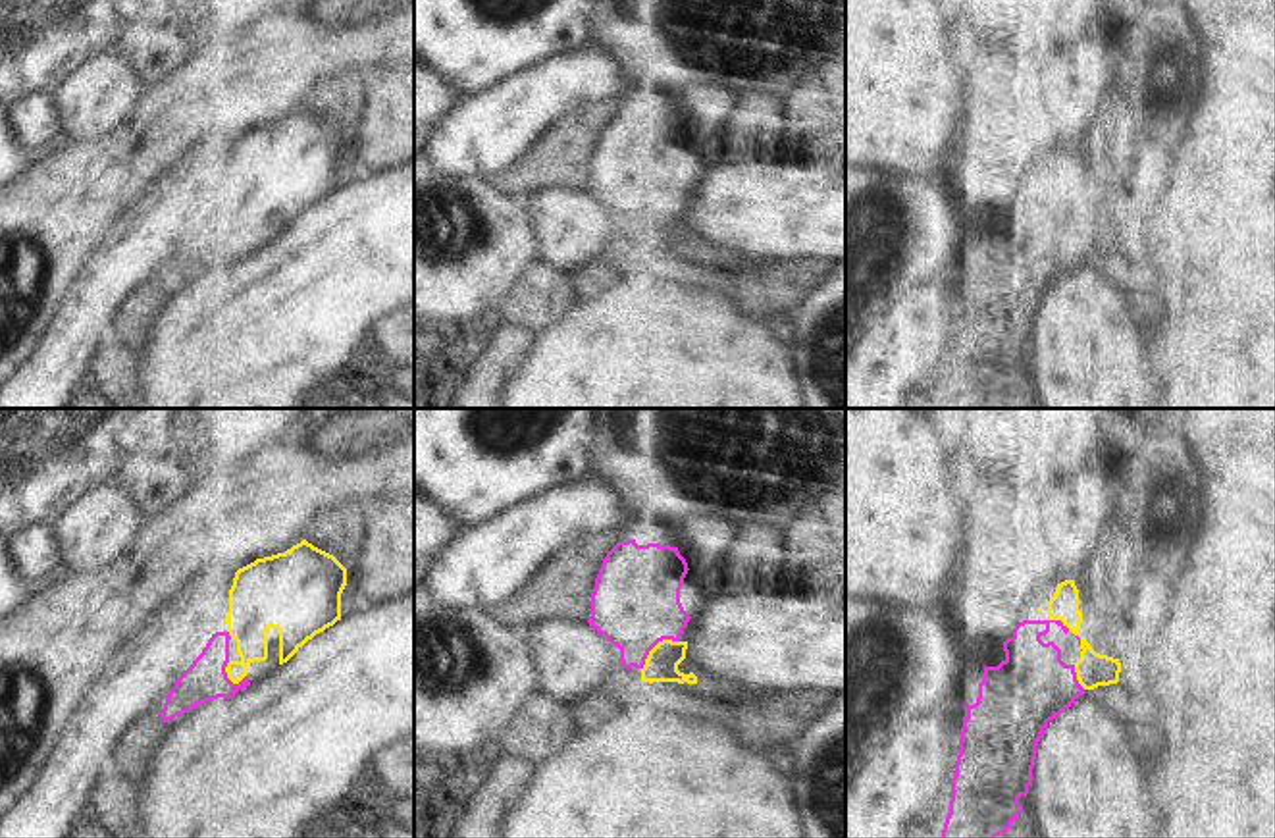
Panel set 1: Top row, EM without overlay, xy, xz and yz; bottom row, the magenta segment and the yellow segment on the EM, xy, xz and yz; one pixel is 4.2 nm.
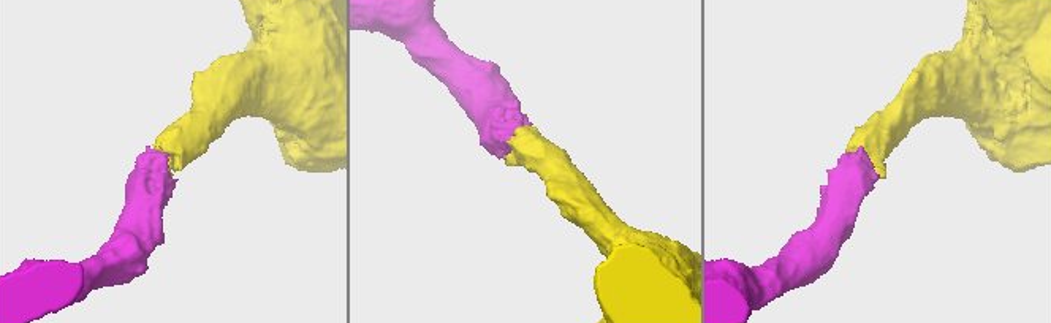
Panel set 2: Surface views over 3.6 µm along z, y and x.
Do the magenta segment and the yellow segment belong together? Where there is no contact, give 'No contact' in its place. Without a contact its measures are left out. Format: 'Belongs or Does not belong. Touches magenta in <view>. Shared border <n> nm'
Belongs. Touches magenta in xz. Shared border 200 nm

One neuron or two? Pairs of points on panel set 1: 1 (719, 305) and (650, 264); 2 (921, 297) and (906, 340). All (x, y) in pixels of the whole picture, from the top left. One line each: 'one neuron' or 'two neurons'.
1: one neuron
2: one neuron

